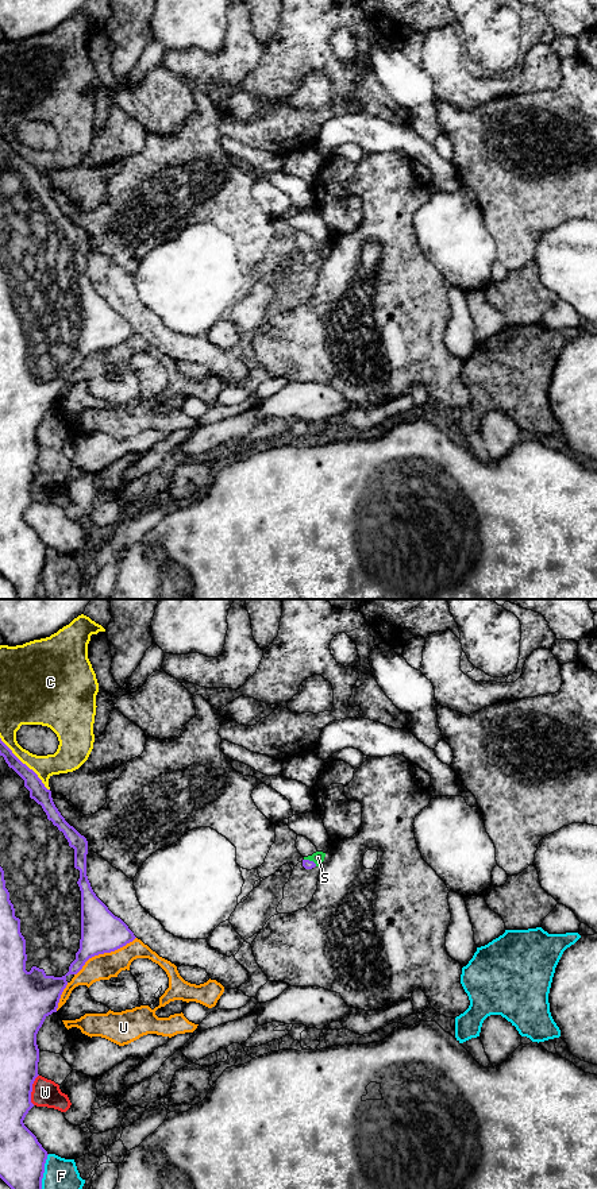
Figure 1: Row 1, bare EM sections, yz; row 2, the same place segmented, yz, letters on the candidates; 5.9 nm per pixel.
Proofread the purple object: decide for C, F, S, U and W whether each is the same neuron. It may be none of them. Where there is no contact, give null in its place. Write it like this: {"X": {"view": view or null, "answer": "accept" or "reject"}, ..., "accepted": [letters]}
{"C": {"view": "yz", "answer": "reject"}, "F": {"view": "yz", "answer": "reject"}, "S": {"view": "yz", "answer": "accept"}, "U": {"view": "yz", "answer": "reject"}, "W": {"view": "yz", "answer": "reject"}, "accepted": ["S"]}

